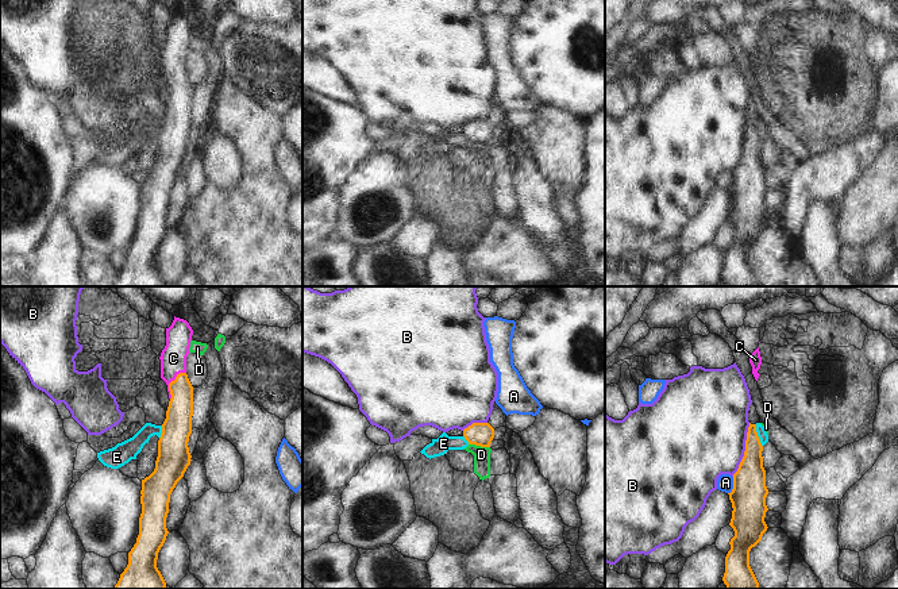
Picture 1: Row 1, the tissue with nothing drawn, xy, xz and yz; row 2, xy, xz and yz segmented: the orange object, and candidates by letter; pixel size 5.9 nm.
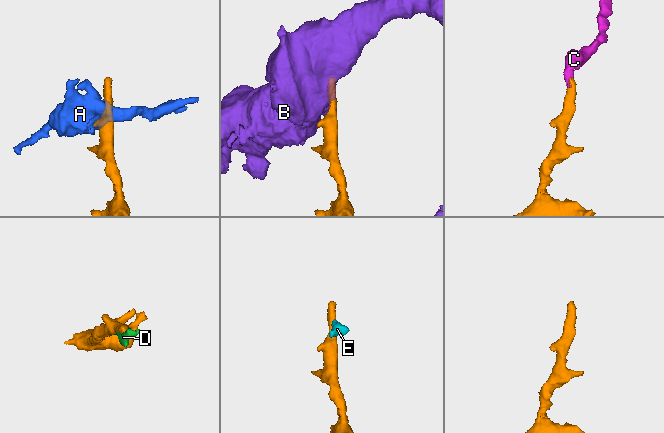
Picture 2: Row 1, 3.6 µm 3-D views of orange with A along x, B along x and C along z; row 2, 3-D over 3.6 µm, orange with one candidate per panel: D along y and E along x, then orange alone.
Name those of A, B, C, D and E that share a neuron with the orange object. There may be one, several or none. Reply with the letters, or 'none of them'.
C

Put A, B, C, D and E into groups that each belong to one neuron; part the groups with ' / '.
A / B / C / D E

